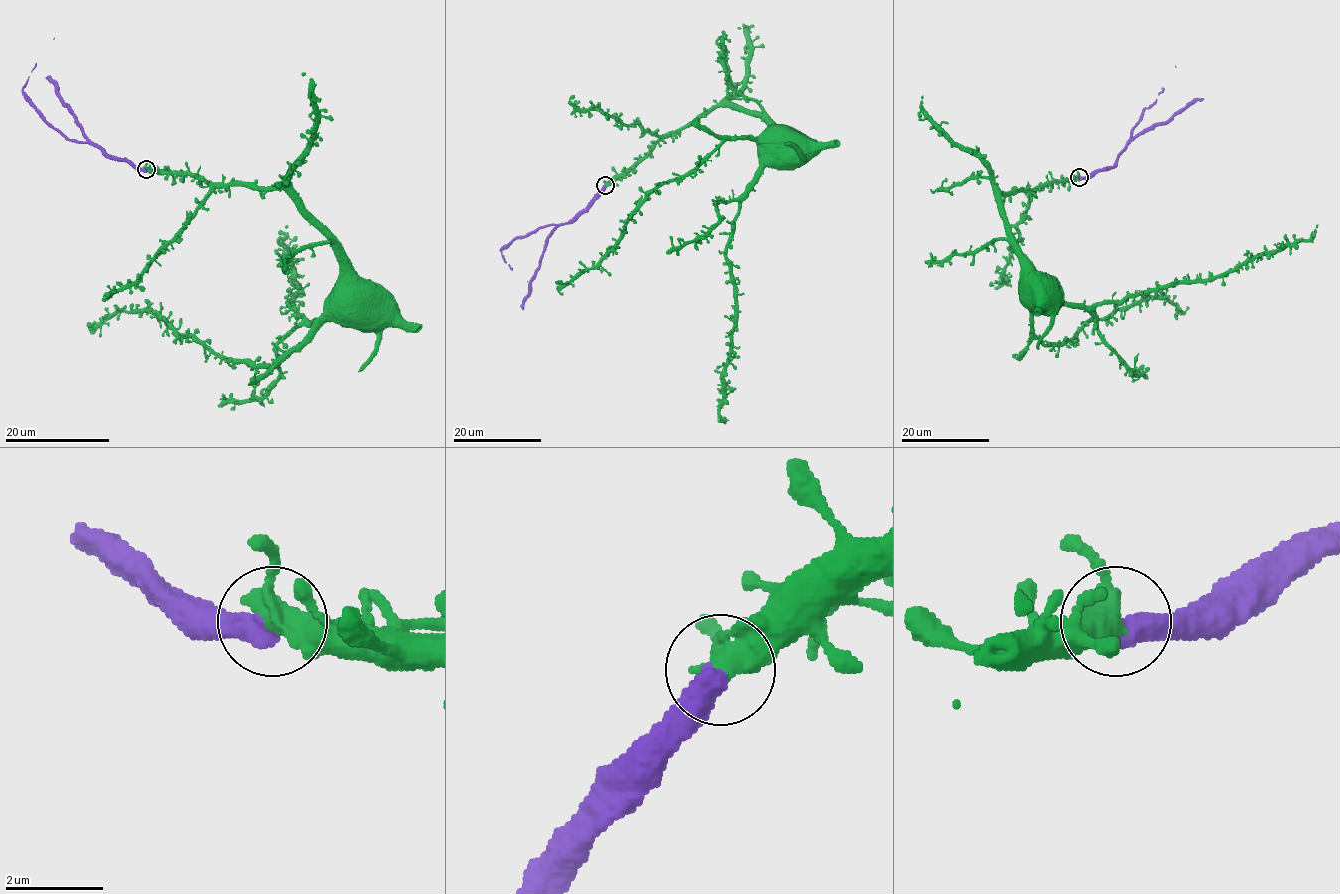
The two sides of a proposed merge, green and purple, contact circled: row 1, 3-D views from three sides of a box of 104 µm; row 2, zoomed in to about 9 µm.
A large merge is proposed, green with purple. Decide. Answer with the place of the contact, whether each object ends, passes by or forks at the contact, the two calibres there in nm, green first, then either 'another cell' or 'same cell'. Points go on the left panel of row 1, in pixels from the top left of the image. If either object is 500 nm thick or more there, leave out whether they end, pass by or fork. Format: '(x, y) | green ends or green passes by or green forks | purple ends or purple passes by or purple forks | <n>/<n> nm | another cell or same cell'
(146, 169) | 480/500 nm | another cell

